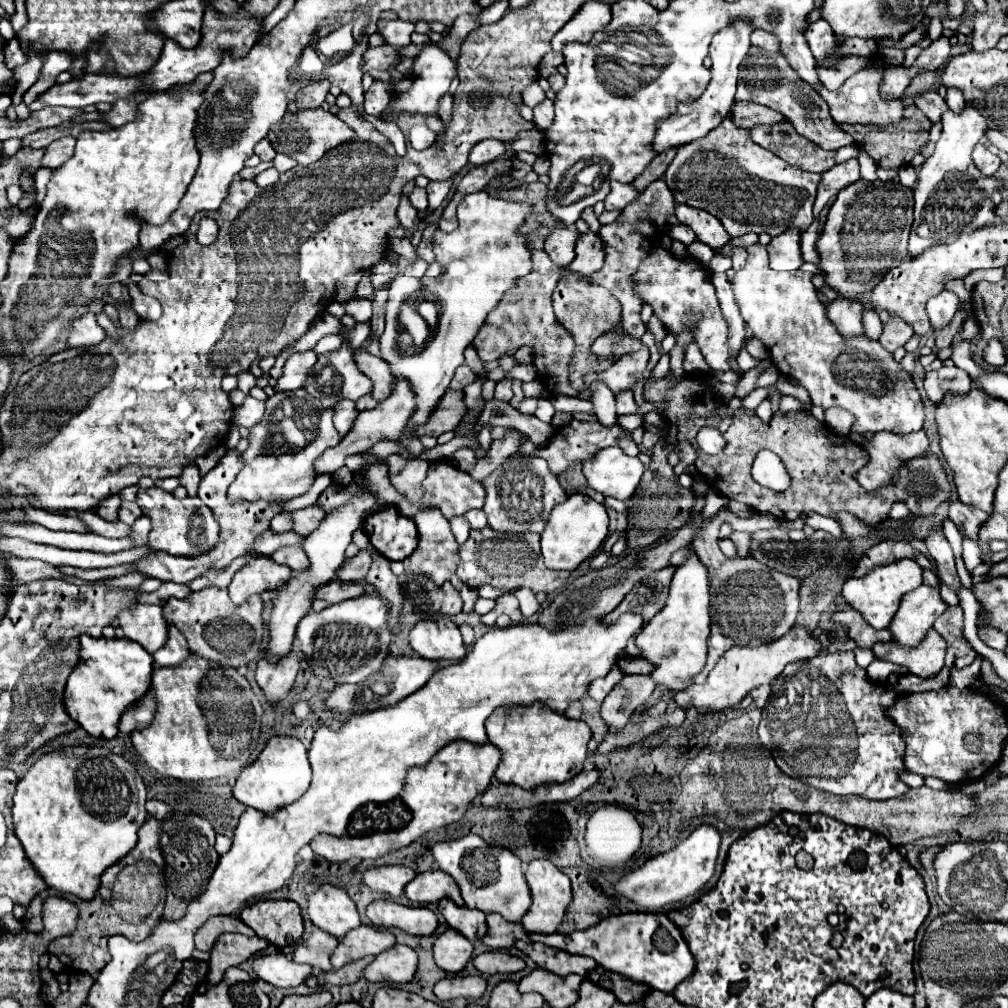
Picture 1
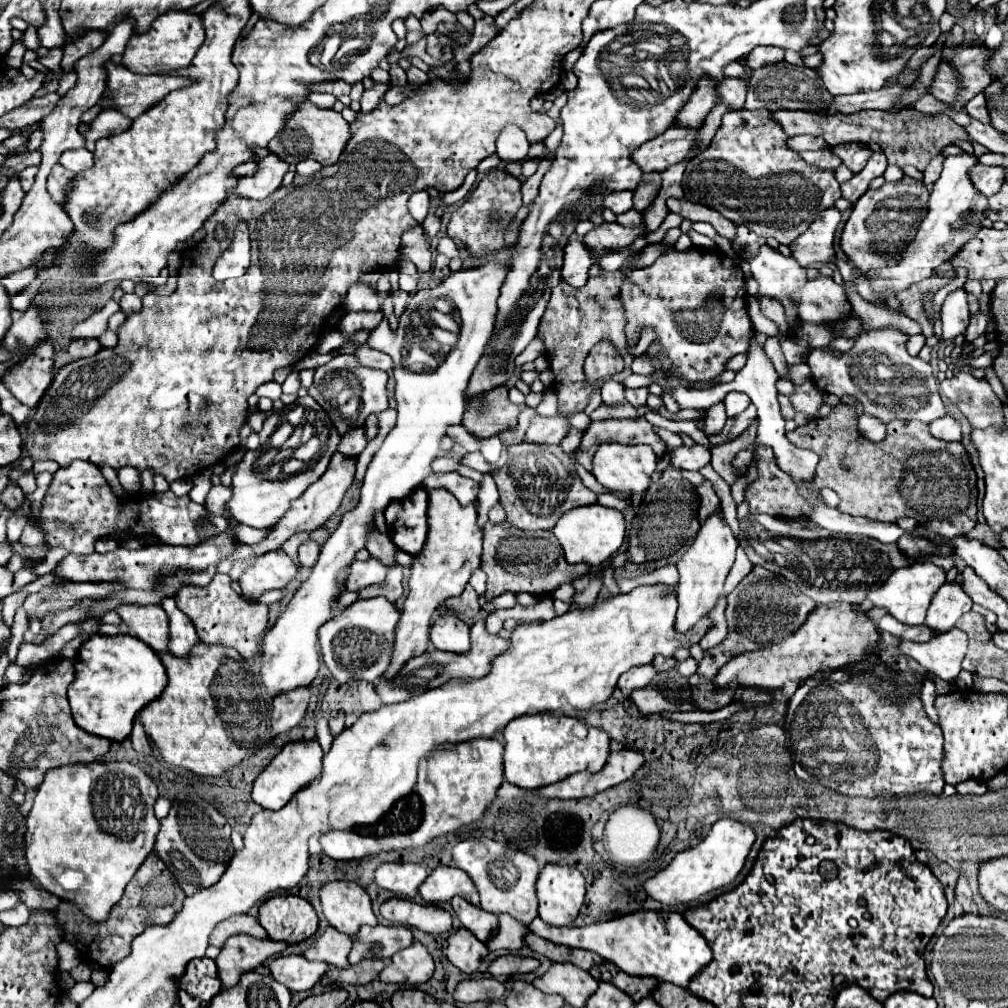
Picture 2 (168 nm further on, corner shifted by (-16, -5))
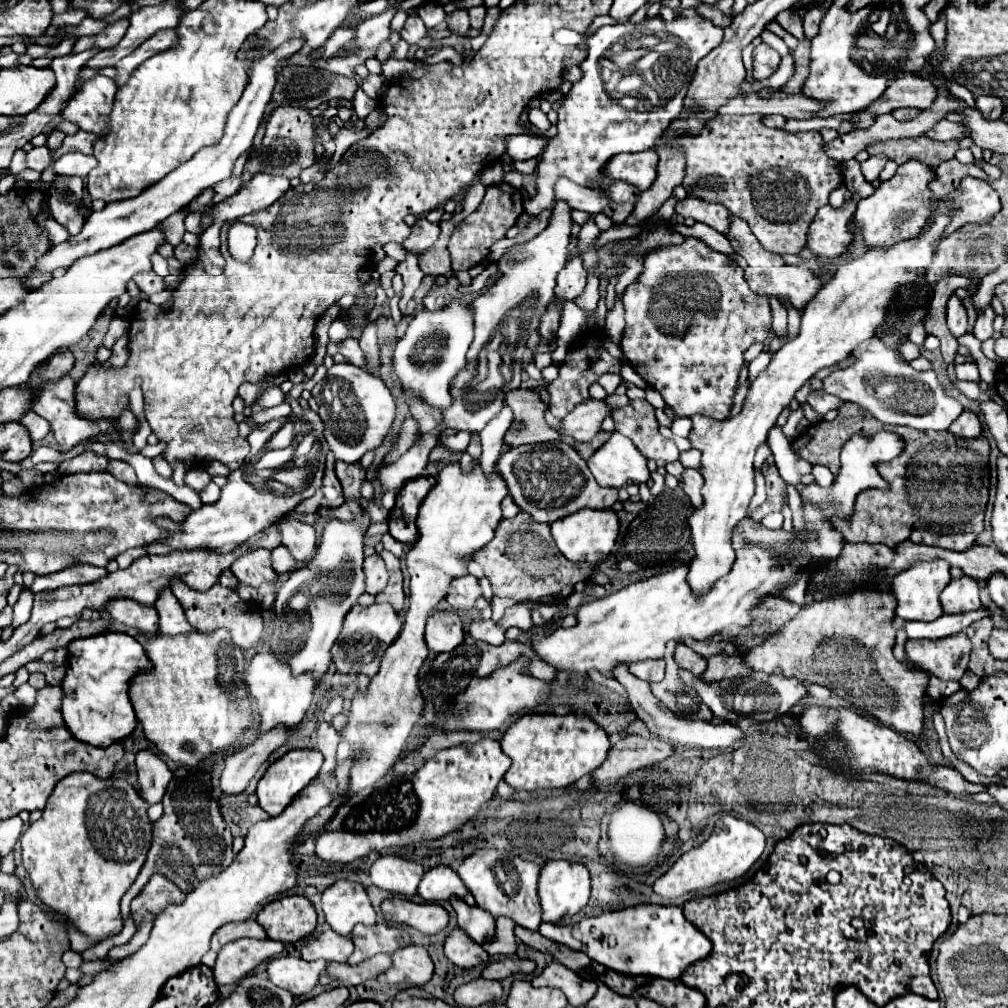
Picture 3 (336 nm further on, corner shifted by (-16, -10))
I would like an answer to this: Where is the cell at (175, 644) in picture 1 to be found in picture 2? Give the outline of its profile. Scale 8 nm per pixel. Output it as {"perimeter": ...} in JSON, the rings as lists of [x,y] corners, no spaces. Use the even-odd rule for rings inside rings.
{"perimeter":[[[166,597],[162,601],[162,609],[166,611],[168,621],[170,621],[170,643],[168,643],[168,651],[174,657],[188,659],[190,657],[190,651],[192,651],[192,645],[198,643],[198,633],[196,633],[192,621],[176,607],[174,597]]]}

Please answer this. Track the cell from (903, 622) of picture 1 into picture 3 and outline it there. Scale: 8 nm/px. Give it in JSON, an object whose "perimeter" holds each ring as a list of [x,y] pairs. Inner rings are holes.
{"perimeter":[[[968,576],[952,580],[940,594],[940,602],[942,602],[942,608],[946,614],[980,610],[982,602],[978,596],[978,582]]]}

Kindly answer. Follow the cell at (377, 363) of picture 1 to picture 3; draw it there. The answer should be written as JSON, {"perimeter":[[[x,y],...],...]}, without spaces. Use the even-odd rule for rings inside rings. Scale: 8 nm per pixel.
{"perimeter":[[[346,338],[344,342],[340,342],[340,344],[338,344],[338,352],[340,352],[350,364],[354,364],[354,366],[364,366],[364,364],[366,364],[366,360],[364,360],[364,356],[362,356],[362,350],[360,350],[356,338]]]}

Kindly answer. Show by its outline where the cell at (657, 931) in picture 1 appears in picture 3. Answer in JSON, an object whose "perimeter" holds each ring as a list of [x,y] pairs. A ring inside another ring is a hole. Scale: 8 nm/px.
{"perimeter":[[[640,904],[600,916],[586,916],[576,924],[540,924],[540,934],[588,954],[594,962],[610,970],[632,976],[660,976],[666,980],[680,978],[686,966],[712,952],[710,940],[684,918],[680,906]]]}

